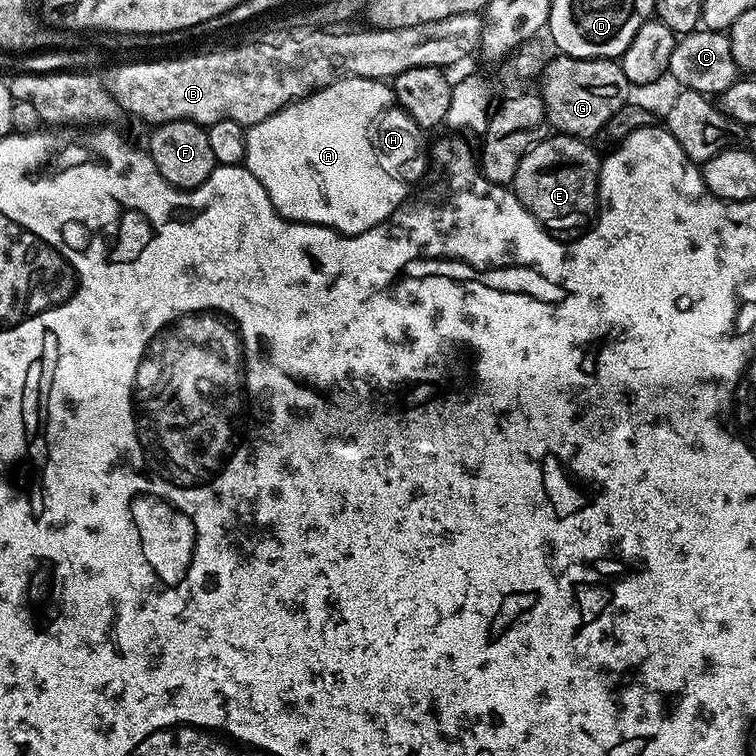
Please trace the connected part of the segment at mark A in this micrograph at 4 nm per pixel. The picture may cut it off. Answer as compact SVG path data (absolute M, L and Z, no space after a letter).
M348 76L345 80L339 80L330 86L311 92L303 100L295 100L292 104L275 112L270 118L251 125L247 129L246 154L242 163L250 170L250 174L254 174L254 178L258 178L258 182L262 182L270 202L281 216L285 216L287 220L296 220L300 224L321 224L327 228L333 228L335 232L353 236L378 226L383 220L390 218L390 214L394 214L394 210L400 207L405 200L409 199L410 193L405 188L400 188L400 184L396 184L396 180L388 180L388 176L384 176L384 172L380 172L380 168L376 168L376 162L372 161L372 152L368 152L368 144L364 144L364 128L368 128L368 120L372 120L372 112L380 112L380 108L384 107L384 96L394 96L391 87L385 81Z

